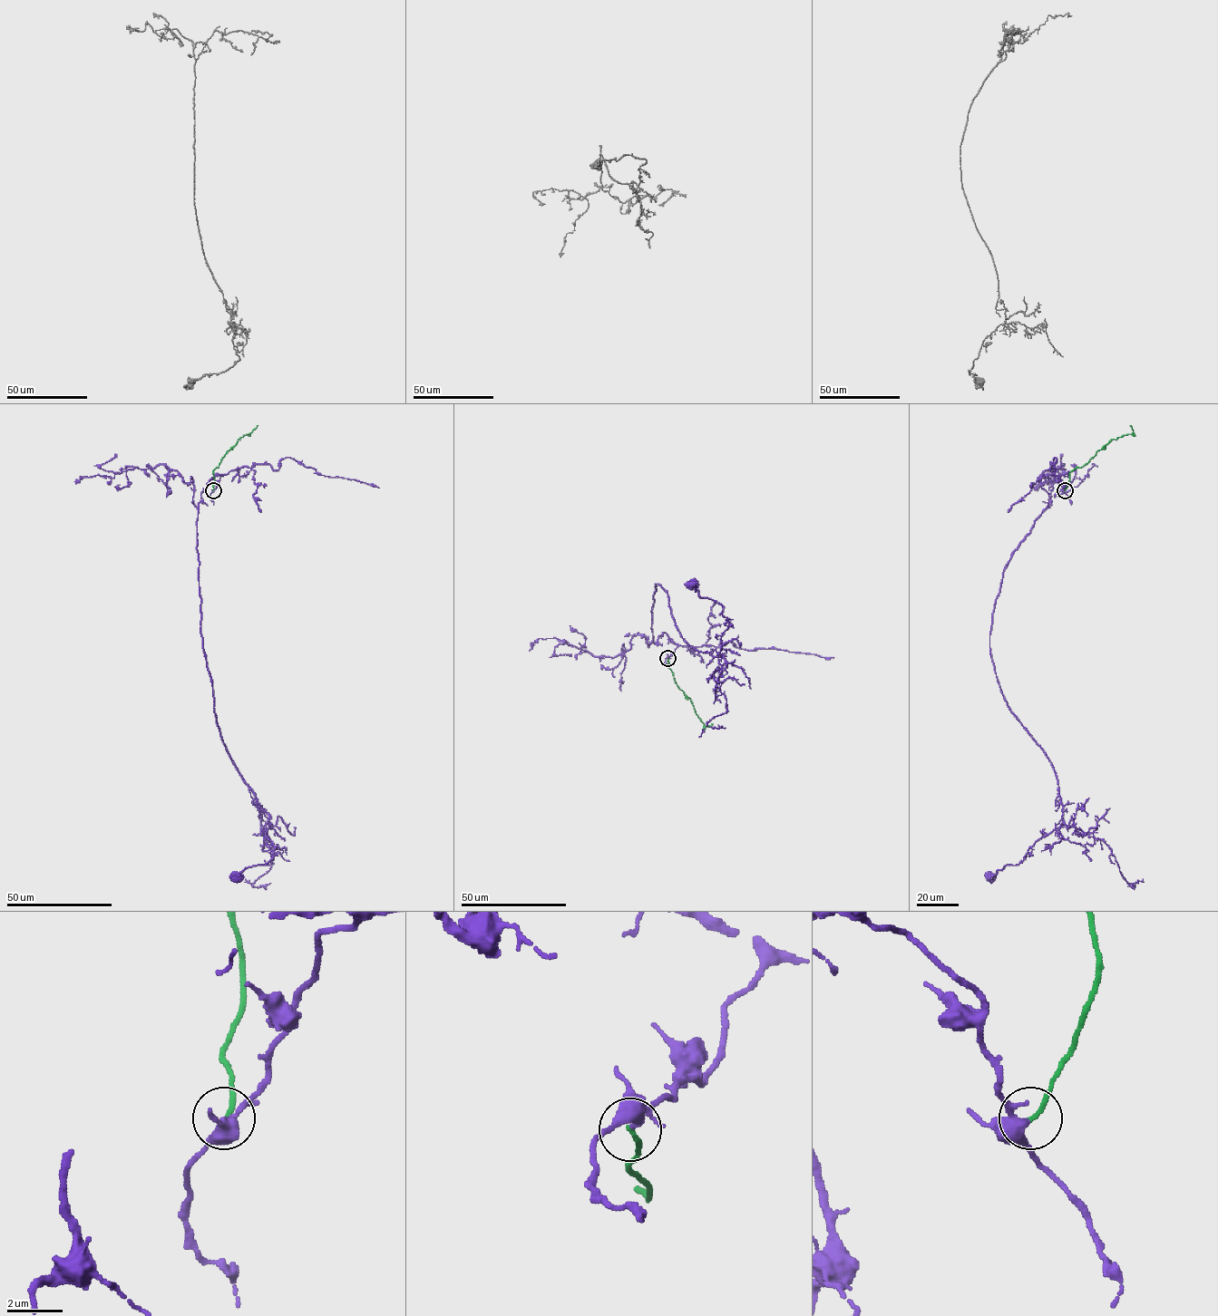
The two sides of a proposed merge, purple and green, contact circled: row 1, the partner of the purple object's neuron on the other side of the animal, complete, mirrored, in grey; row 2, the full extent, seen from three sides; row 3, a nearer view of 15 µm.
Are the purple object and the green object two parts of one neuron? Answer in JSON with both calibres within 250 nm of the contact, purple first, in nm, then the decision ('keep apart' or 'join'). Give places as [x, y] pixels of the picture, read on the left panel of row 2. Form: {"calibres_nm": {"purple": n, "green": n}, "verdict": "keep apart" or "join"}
{"calibres_nm": {"purple": 320, "green": 170}, "verdict": "keep apart"}

